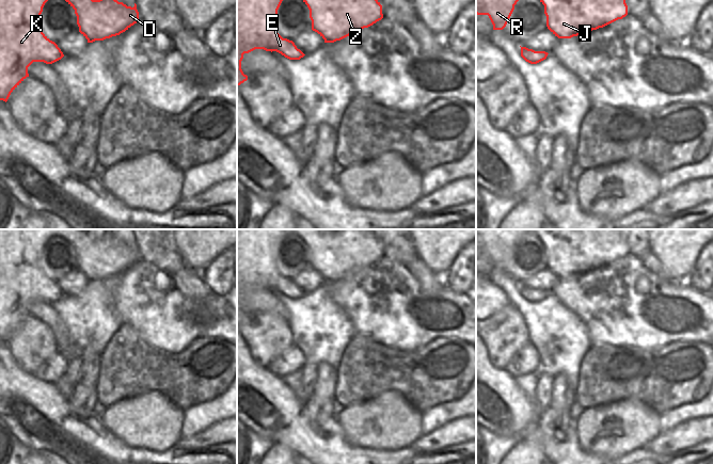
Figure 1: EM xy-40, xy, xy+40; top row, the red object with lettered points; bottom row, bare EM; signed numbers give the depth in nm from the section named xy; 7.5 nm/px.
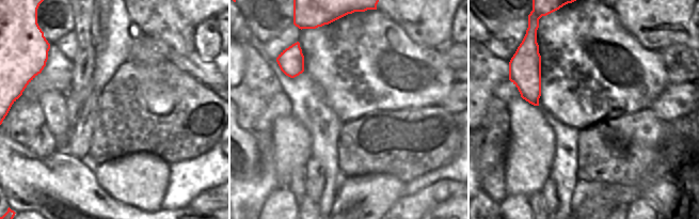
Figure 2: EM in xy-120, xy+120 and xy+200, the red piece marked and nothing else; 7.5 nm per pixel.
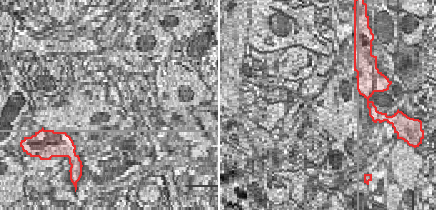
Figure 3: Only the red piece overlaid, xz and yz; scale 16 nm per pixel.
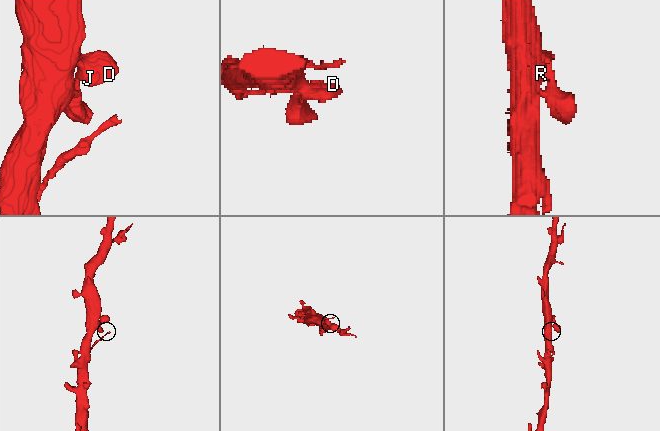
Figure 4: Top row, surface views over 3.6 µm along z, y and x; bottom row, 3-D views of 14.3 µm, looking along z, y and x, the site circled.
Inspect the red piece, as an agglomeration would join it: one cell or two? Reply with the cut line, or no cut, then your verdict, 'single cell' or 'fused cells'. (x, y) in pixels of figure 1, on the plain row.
no cut | single cell

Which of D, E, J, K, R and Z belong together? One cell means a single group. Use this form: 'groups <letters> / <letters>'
groups D E J K R Z

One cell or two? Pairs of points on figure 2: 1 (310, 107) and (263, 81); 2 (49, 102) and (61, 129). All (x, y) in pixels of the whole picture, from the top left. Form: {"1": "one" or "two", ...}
{"1": "two", "2": "one"}

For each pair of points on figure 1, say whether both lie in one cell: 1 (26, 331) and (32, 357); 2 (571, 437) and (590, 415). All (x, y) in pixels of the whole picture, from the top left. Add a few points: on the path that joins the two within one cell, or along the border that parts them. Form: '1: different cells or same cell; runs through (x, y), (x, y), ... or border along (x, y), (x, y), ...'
1: same cell; runs through (30, 337), (30, 351)
2: different cells; border along (575, 420), (577, 443), (586, 451), (590, 452)

